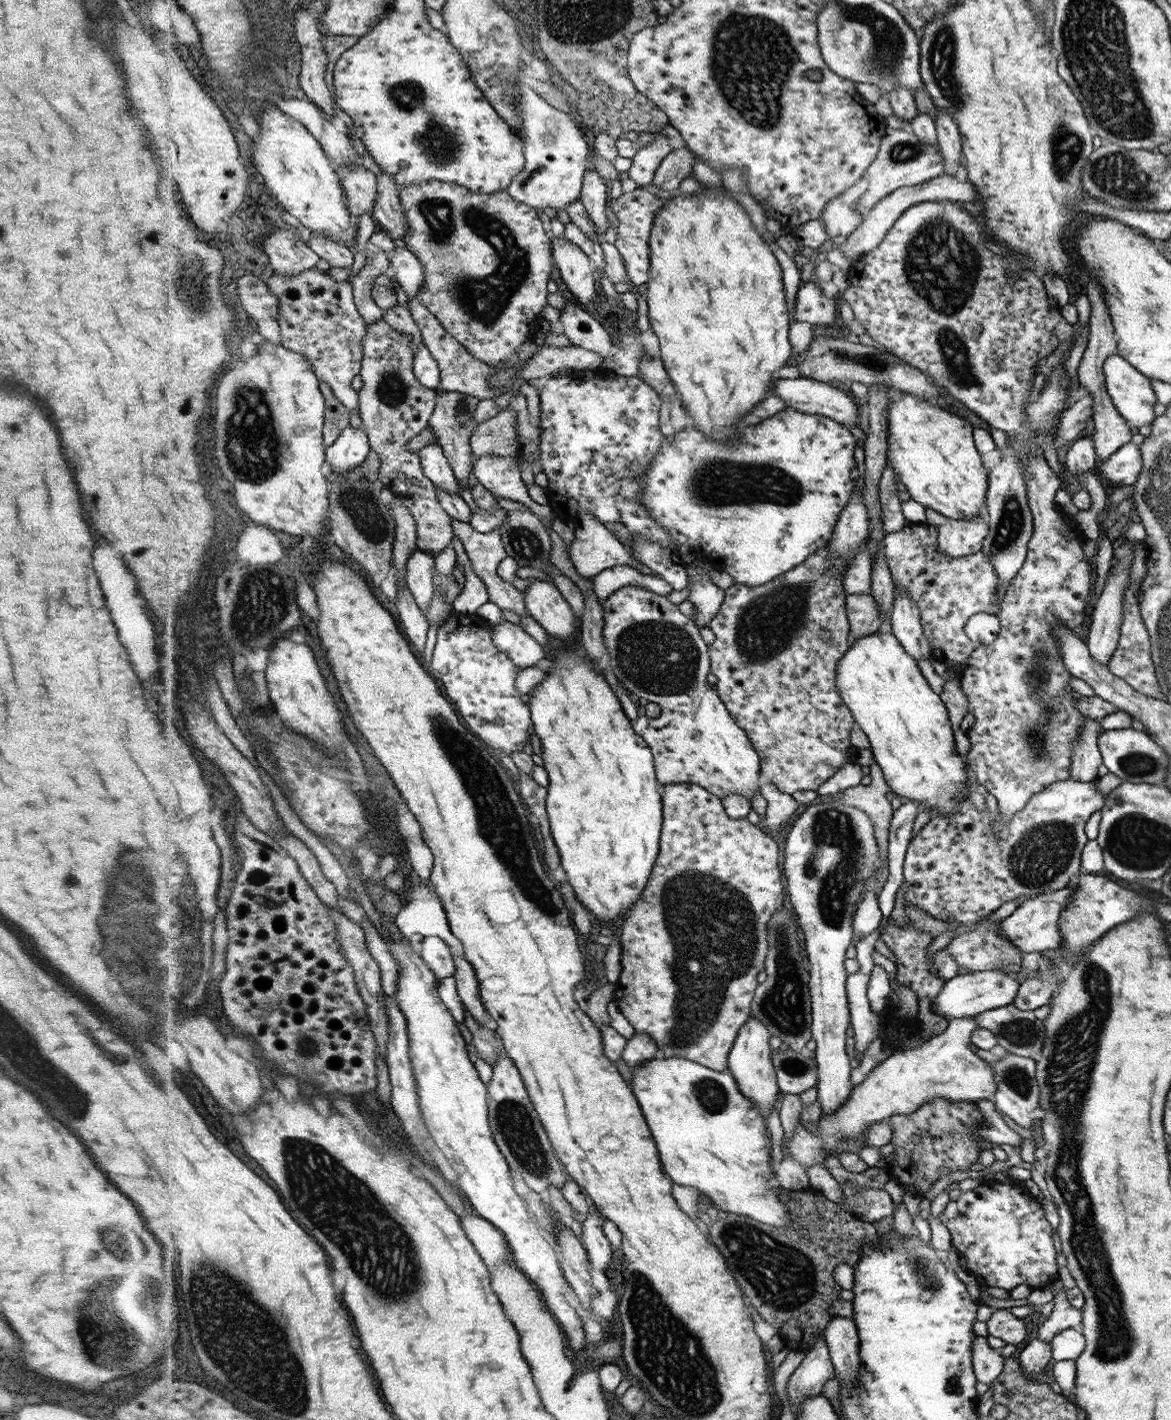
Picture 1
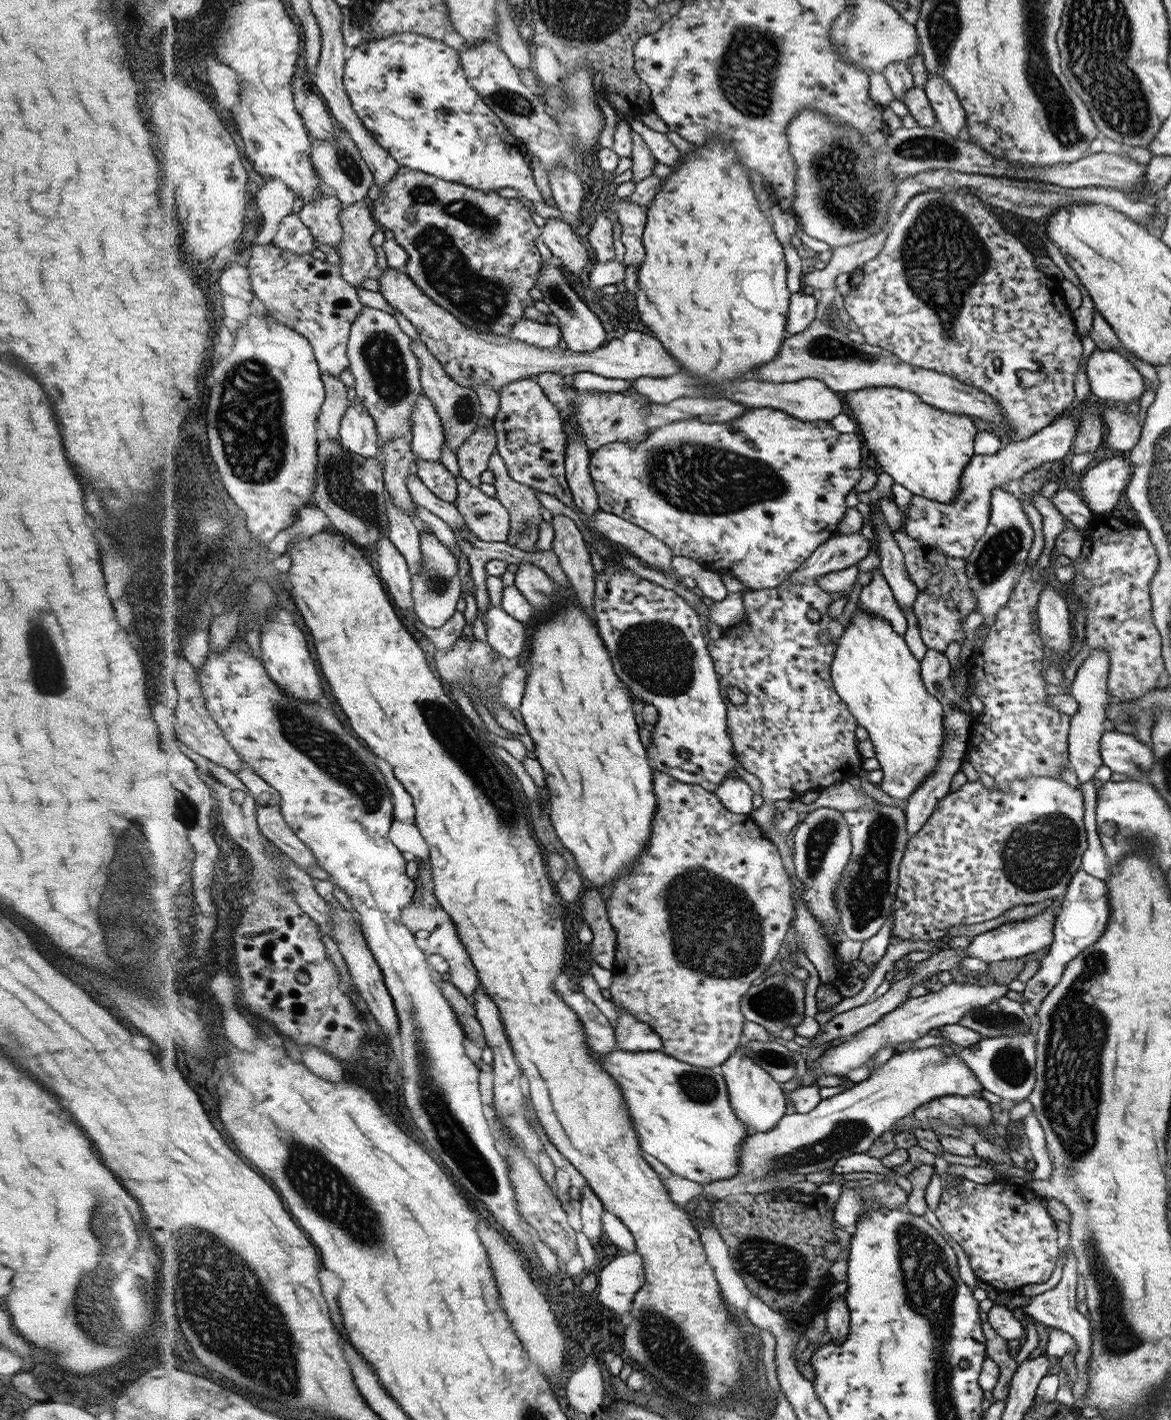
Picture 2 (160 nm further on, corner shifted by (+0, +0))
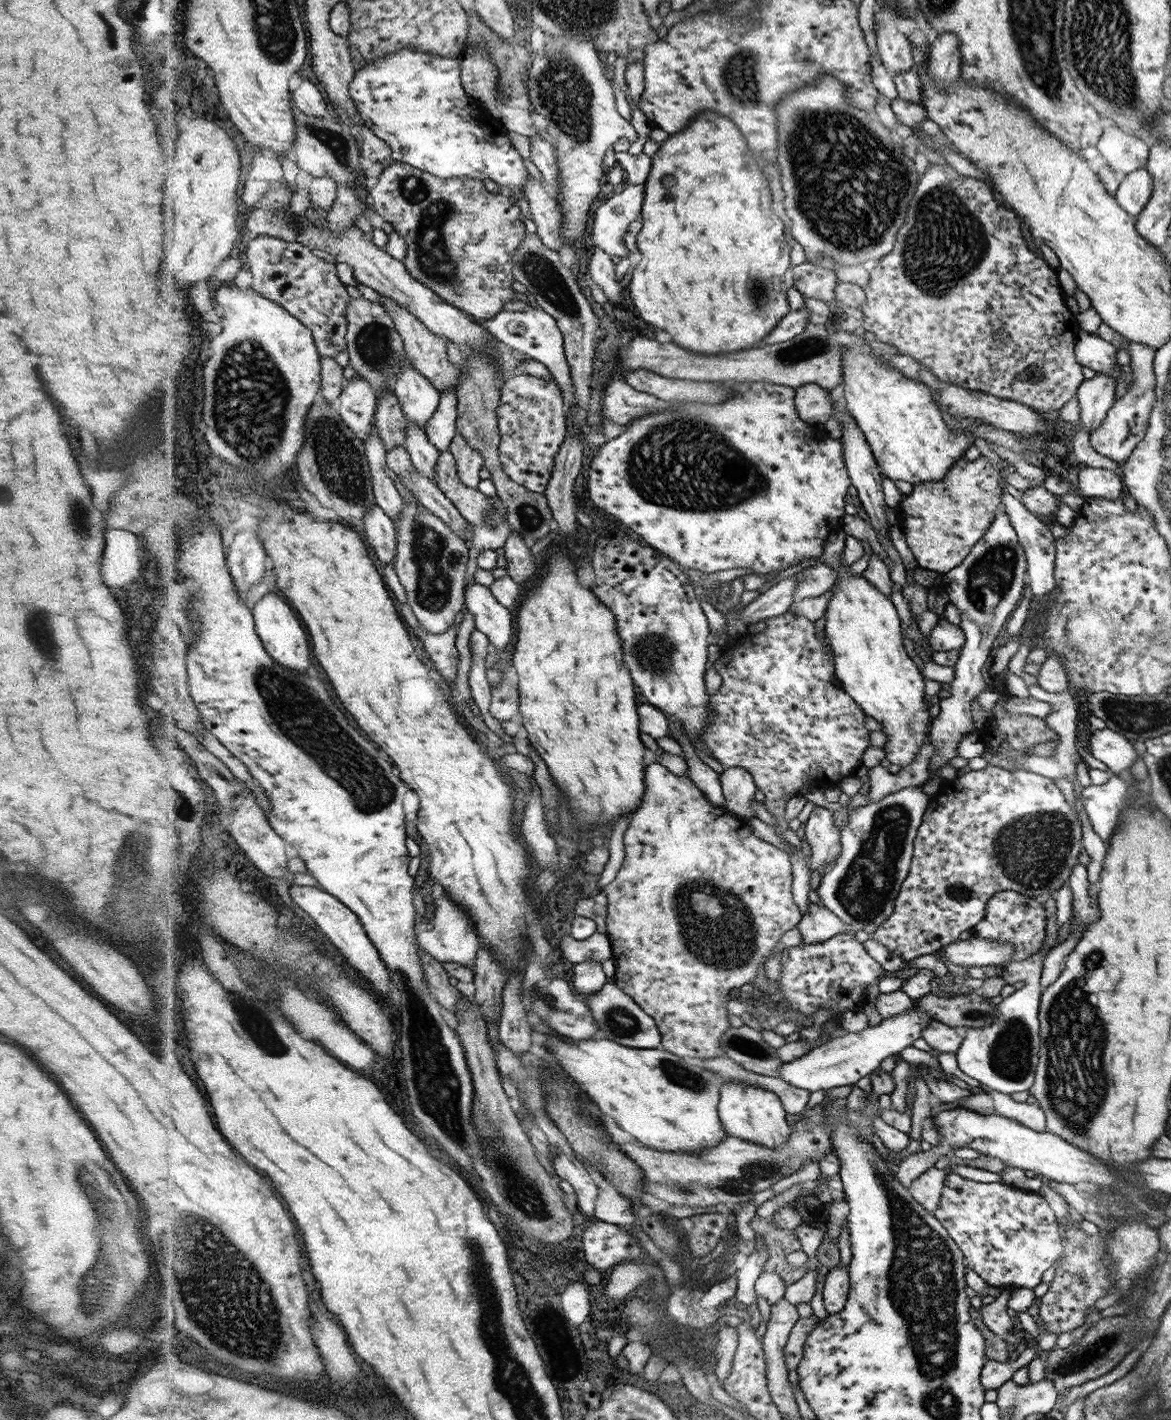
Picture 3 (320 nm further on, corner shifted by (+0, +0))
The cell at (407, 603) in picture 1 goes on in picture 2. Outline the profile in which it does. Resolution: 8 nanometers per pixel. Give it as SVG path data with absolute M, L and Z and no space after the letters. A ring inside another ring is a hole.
M384 535L382 540L377 544L377 551L379 554L379 566L381 567L381 577L384 578L384 582L388 585L388 590L394 597L396 604L406 612L406 615L410 610L415 614L413 610L412 600L412 571L409 565L408 559L404 556L404 553L393 543L391 535Z

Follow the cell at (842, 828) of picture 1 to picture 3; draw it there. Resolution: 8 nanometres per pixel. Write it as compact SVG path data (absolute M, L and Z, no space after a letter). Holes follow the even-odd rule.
M816 807L803 829L804 839L812 846L810 870L824 874L841 851L841 819L826 808Z

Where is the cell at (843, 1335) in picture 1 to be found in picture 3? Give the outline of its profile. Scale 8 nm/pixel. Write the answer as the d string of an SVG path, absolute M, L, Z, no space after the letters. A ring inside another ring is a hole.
M836 1265L830 1270L825 1280L823 1303L828 1315L835 1315L846 1308L847 1298L851 1291L851 1282L848 1278L848 1265Z

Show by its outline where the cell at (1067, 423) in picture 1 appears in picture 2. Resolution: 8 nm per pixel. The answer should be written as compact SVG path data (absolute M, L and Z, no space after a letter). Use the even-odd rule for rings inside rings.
M1062 417L1055 419L1047 426L1046 429L1039 430L1034 436L1027 438L1026 441L1012 443L1005 442L1003 449L1000 449L992 456L978 456L972 458L970 464L963 470L962 485L960 485L959 493L956 498L949 503L925 499L924 495L913 495L910 499L910 506L906 512L907 521L902 530L910 535L911 538L923 542L926 546L931 546L934 550L949 556L950 558L967 559L974 552L976 543L987 532L987 526L990 524L991 505L993 491L999 486L1005 486L1011 480L1020 480L1025 474L1031 472L1033 468L1040 467L1046 462L1054 462L1062 460L1066 453L1072 448L1075 439L1079 421L1077 418Z

